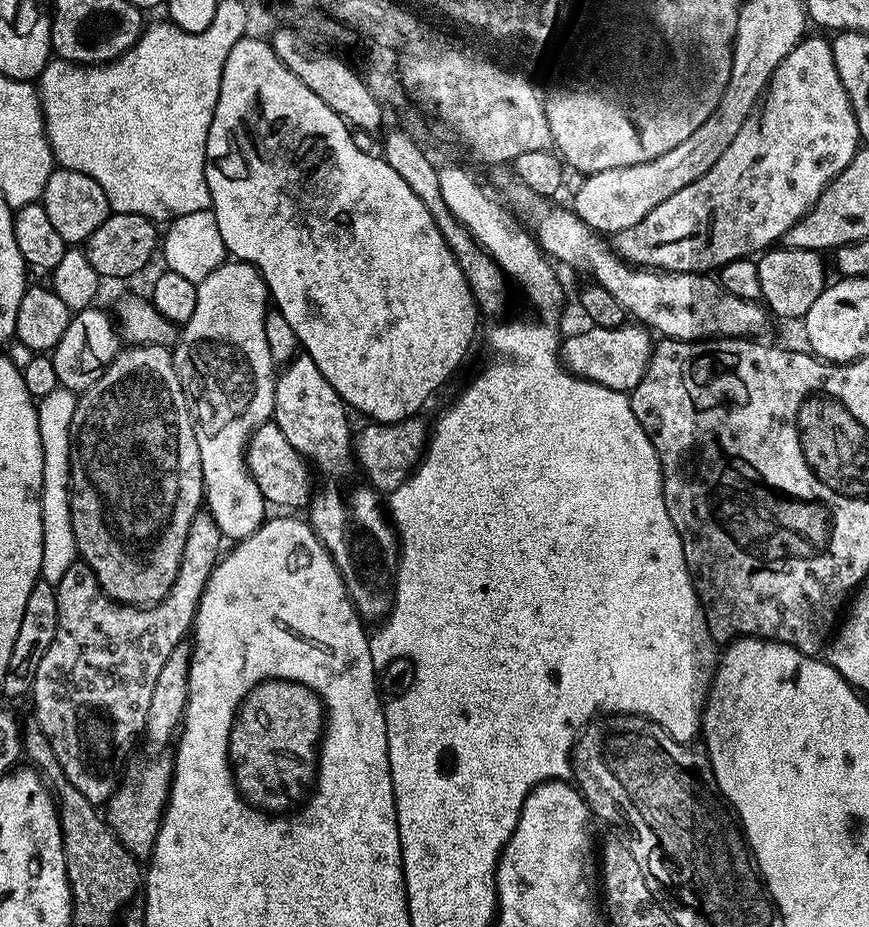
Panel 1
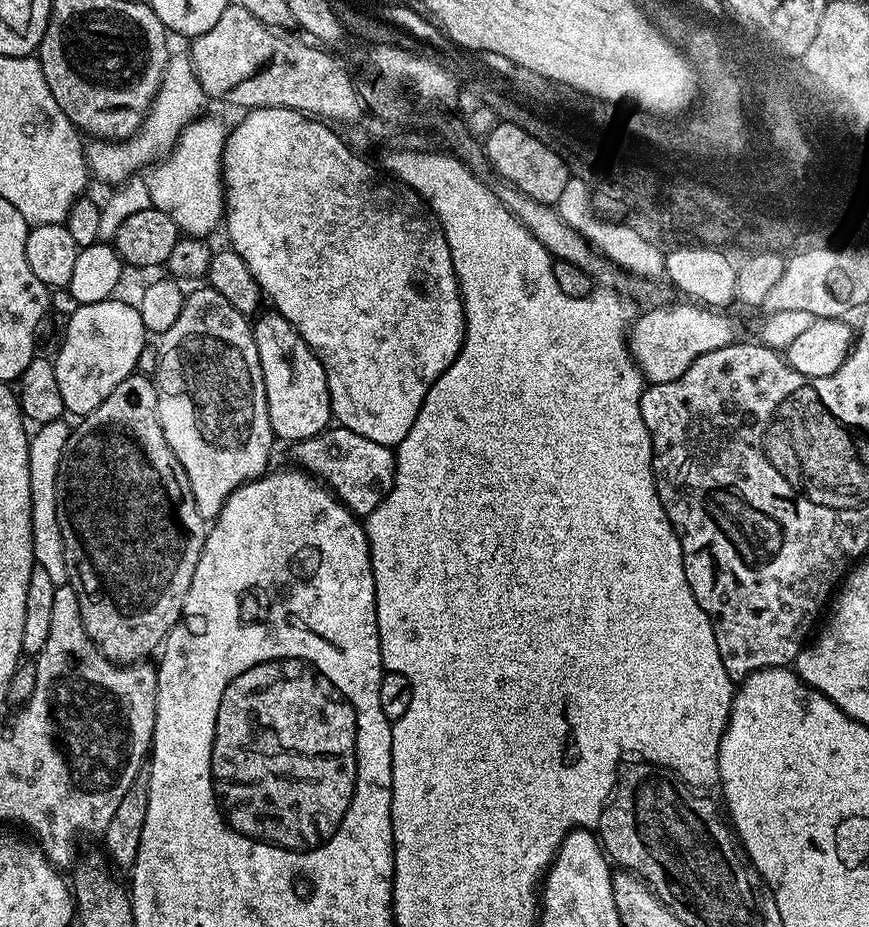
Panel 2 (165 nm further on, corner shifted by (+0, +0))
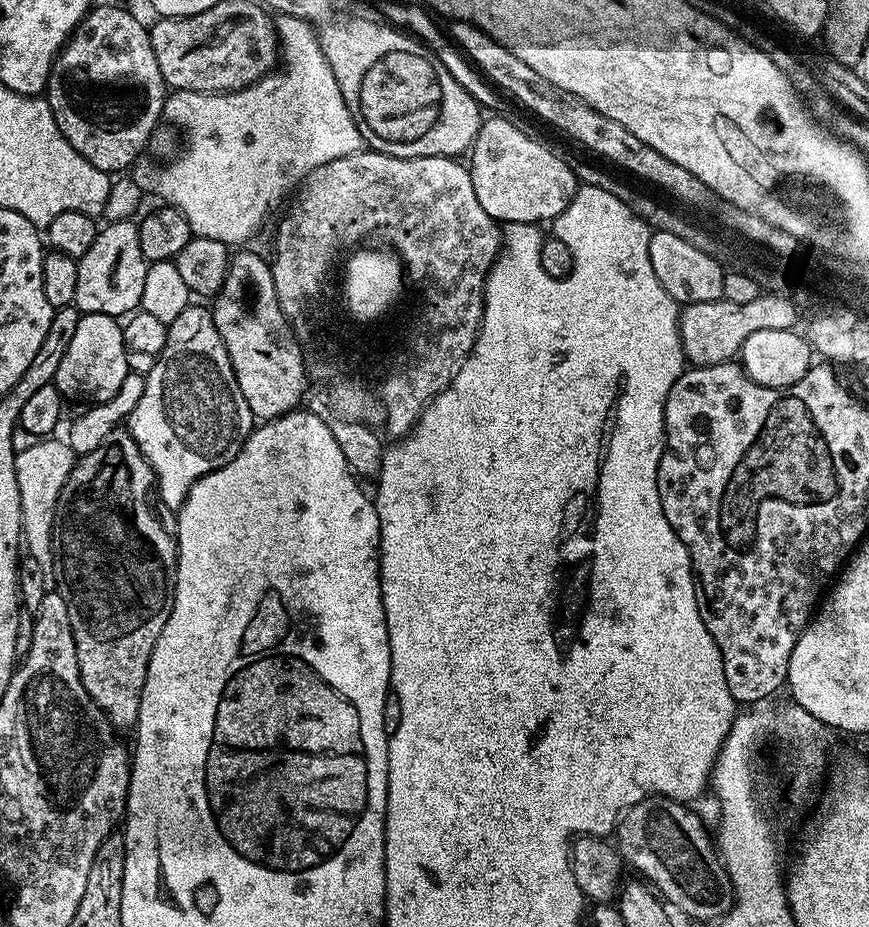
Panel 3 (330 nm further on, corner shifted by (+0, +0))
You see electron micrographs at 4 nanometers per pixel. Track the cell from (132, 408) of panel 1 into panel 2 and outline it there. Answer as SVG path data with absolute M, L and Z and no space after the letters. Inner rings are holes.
M133 374L122 382L118 382L118 386L114 386L114 390L110 390L106 402L102 402L102 406L98 406L98 410L83 417L77 424L80 425L77 428L75 425L69 431L56 483L56 497L58 498L56 509L62 530L62 546L66 558L68 583L78 594L78 606L82 614L84 629L88 637L96 644L96 649L113 664L135 664L148 658L152 651L155 653L163 645L172 627L180 621L182 606L186 602L186 594L190 590L190 582L194 578L198 558L204 552L204 540L208 537L208 528L202 514L198 514L198 506L194 502L194 494L190 490L190 478L186 474L186 470L182 470L182 462L178 462L174 450L170 450L170 442L166 442L166 434L162 434L162 422L158 414L158 394L155 383L149 377Z

